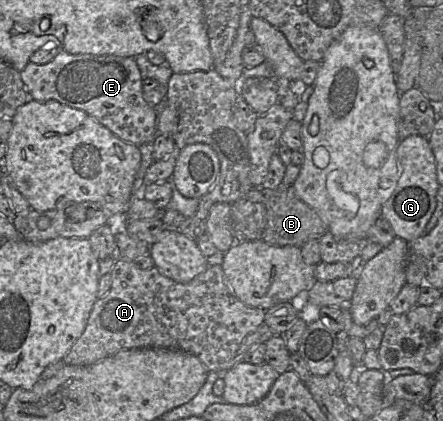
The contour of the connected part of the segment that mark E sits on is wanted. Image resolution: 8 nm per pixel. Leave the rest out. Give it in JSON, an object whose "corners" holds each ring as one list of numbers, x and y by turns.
{"corners":[[60,49,56,57,46,64,39,65,29,61,25,68,20,71,20,74,29,99,39,102,55,100,69,107,82,110,125,142,141,146,146,143,153,143,158,134,158,111,143,98,143,78,134,57,70,54]]}

